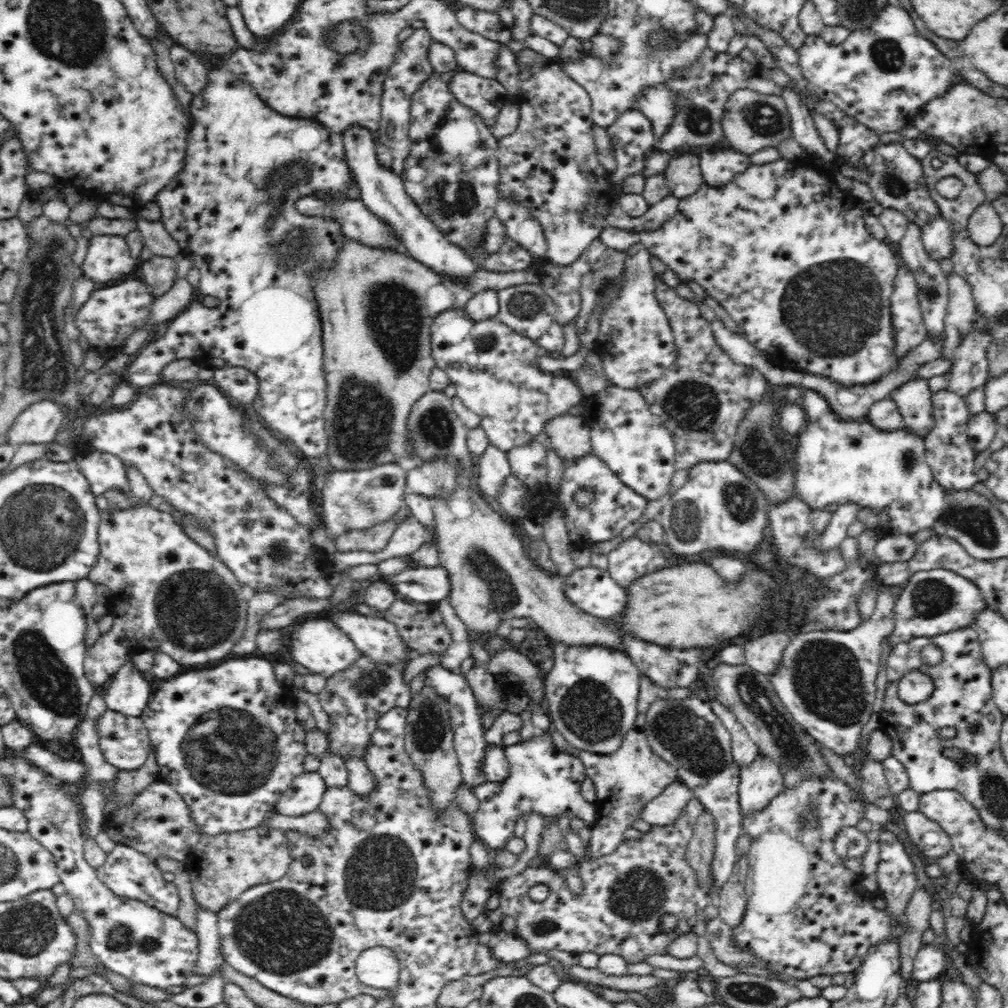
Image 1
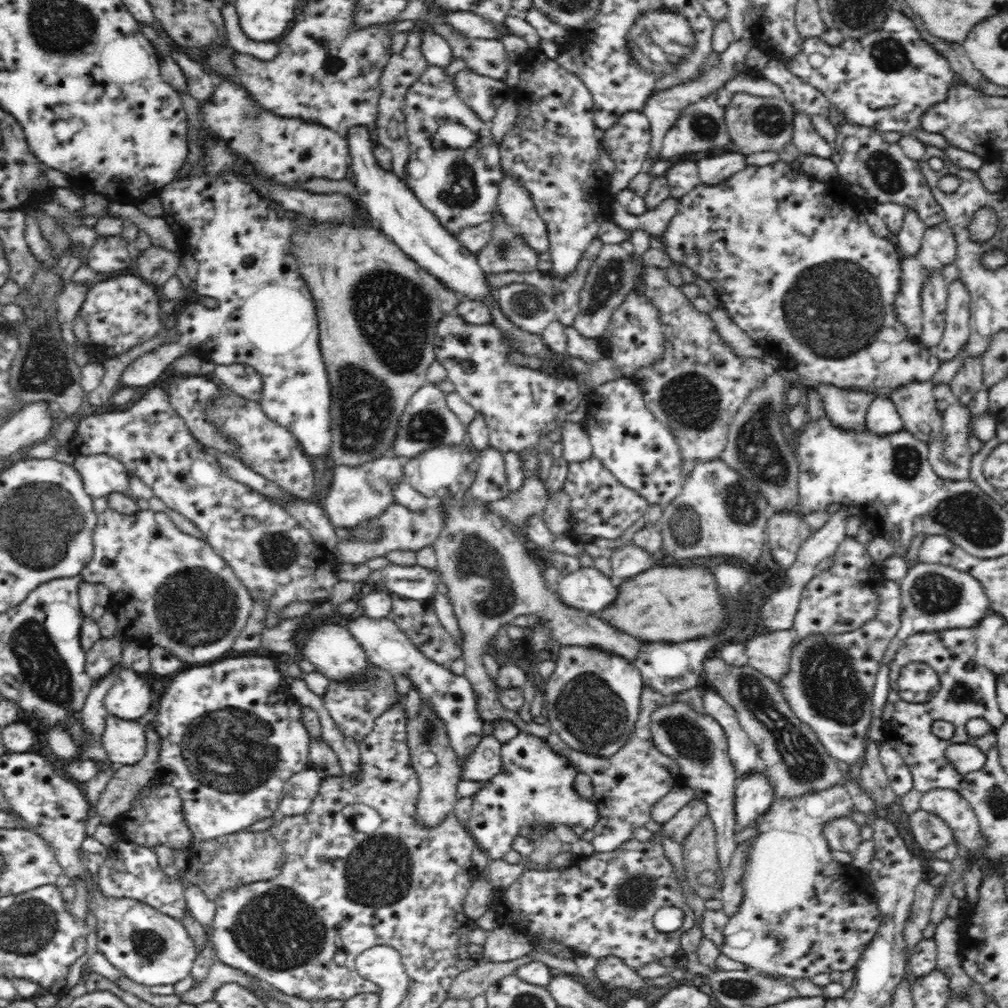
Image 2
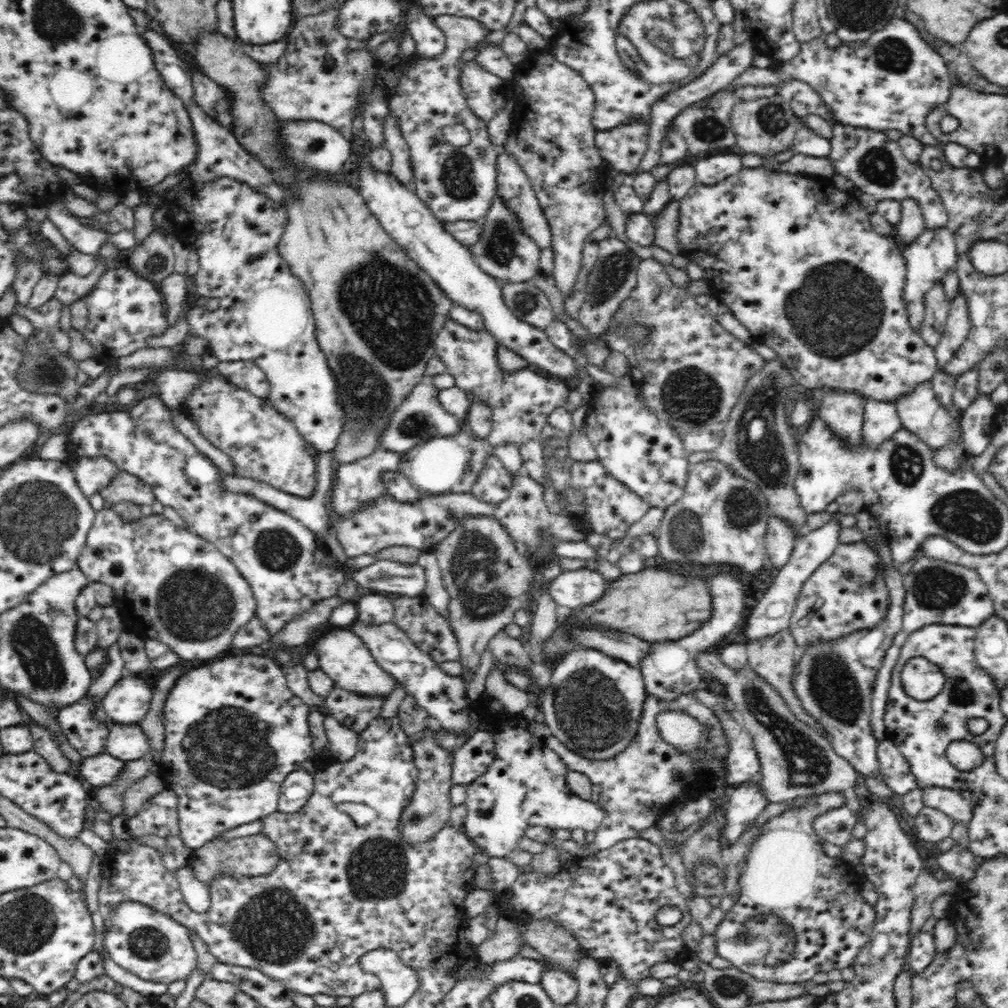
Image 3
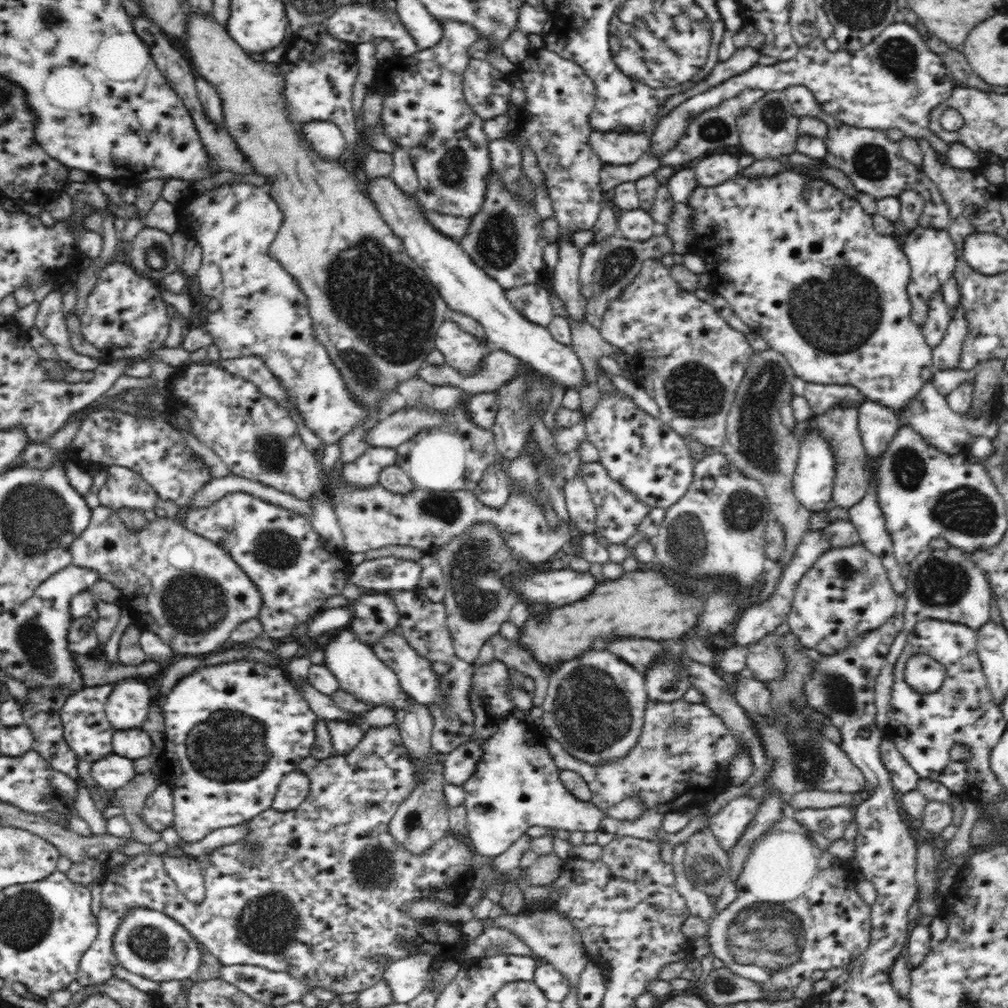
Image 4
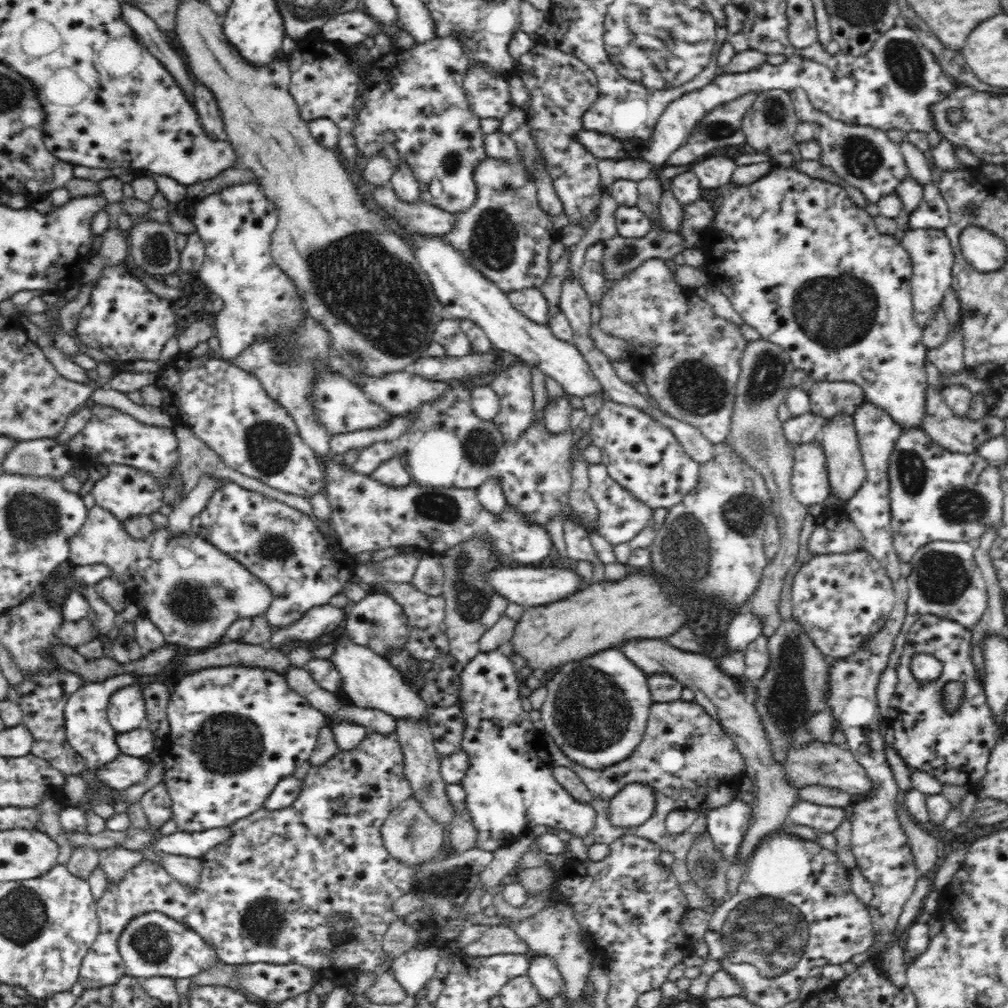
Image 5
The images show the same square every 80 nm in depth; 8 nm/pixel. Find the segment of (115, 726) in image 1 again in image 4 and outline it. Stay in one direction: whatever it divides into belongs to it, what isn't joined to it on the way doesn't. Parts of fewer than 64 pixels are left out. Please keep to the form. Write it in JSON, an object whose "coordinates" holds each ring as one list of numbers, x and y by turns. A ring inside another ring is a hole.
{"coordinates":[[142,728,115,729,112,735,113,754,141,762,153,751,150,735]]}

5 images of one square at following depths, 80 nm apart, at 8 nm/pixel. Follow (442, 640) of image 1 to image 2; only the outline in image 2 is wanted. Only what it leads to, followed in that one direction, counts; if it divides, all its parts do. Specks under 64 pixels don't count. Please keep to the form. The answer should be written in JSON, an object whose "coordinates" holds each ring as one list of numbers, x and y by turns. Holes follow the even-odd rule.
{"coordinates":[[393,596,392,610,387,614,387,618,394,621,400,630,408,637,408,640,420,651,426,658,444,664,452,662,462,654,462,649,444,628,438,615,434,612,434,607,430,600,412,600,402,599]]}

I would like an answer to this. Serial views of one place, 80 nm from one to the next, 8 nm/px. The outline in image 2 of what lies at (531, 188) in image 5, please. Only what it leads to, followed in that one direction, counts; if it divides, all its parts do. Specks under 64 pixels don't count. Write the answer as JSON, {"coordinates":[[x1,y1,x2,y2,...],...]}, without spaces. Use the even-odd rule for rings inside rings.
{"coordinates":[[495,211,492,222,492,238,486,248,476,254,481,269,488,274,535,271,540,254,512,232,500,213]]}

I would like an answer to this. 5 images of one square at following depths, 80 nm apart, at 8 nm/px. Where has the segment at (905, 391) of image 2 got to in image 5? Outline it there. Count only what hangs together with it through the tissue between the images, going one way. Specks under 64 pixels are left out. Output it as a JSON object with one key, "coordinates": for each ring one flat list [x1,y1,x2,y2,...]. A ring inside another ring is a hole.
{"coordinates":[[928,385,925,395,926,414,924,414,921,430,944,450,952,453,976,453,981,442,1001,441,1001,437,1006,430,1004,420,992,415,984,416,982,420,970,420,967,417,958,416,950,410,941,391,931,385]]}

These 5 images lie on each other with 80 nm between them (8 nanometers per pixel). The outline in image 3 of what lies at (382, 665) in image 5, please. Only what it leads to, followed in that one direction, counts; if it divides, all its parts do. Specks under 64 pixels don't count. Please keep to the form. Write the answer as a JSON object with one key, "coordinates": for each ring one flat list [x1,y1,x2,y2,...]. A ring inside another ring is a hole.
{"coordinates":[[351,628,346,630,328,630,322,634,316,644,314,652,318,657,316,668,325,672,334,682,336,687,350,692,358,693,360,696,370,698,389,697,397,680,375,661,369,648,362,639]]}

